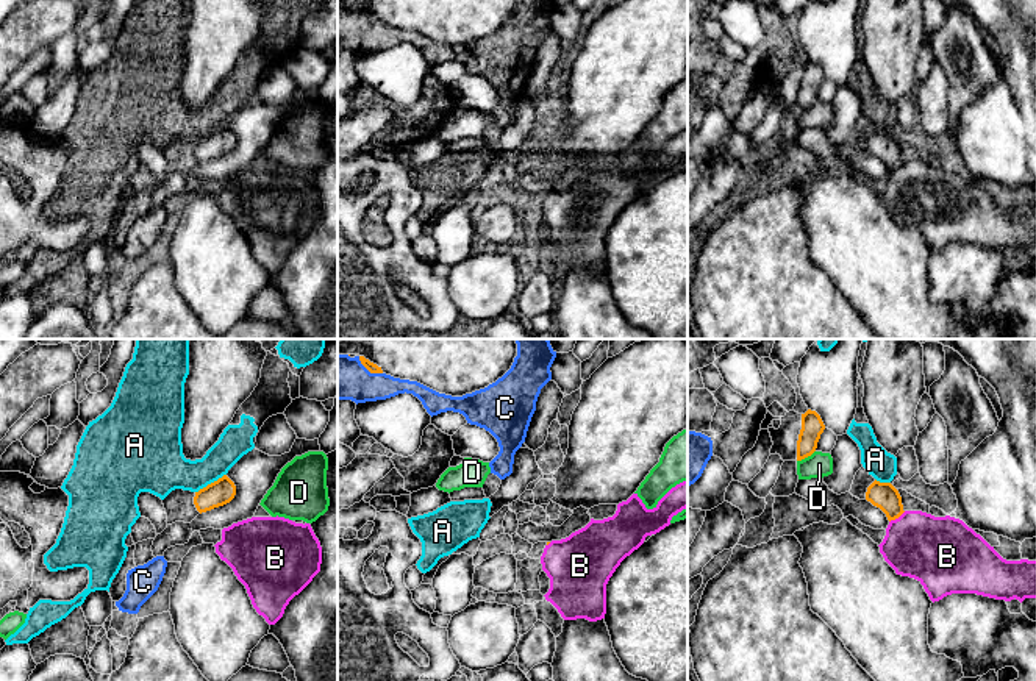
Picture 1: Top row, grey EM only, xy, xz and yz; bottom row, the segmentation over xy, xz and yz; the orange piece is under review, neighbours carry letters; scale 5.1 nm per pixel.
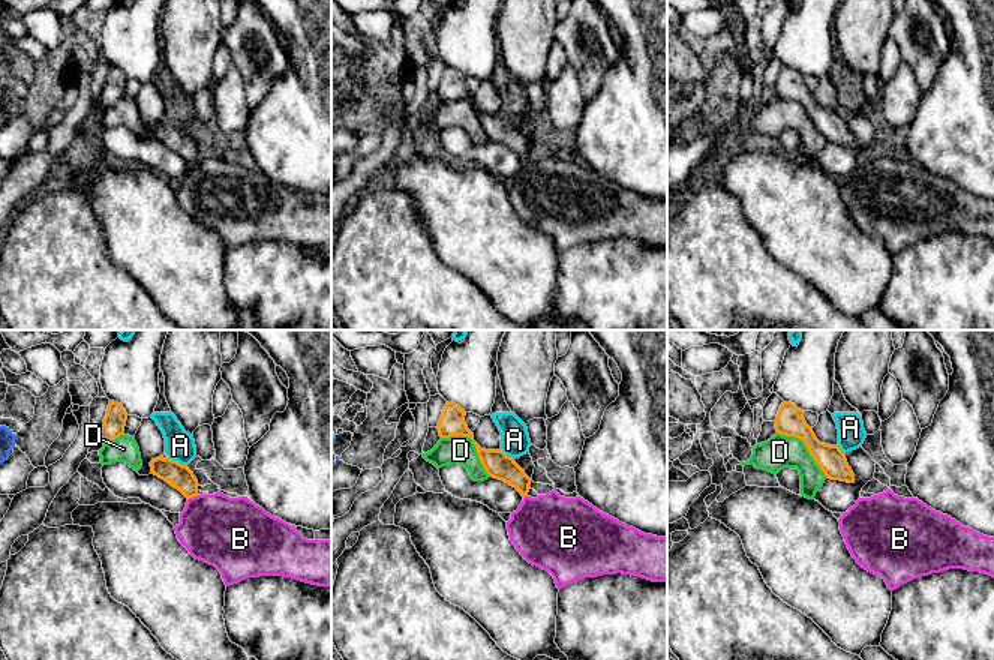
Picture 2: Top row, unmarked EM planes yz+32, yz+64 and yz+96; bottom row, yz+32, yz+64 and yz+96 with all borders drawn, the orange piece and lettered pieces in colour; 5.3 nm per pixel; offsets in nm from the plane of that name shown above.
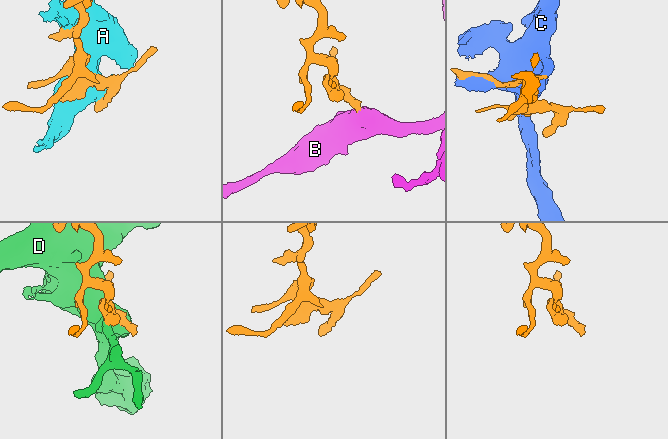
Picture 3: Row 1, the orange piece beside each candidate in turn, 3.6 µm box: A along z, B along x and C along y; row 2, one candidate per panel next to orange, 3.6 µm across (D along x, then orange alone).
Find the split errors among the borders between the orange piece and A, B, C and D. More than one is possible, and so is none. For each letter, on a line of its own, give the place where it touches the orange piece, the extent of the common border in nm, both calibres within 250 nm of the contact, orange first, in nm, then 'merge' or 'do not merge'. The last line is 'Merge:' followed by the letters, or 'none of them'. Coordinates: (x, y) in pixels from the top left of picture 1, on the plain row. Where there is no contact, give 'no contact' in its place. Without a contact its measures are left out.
A: xy (211, 133) | 190 nm | 130/220 nm | do not merge
B: yz (897, 167) | 110 nm | 140/360 nm | merge
C: xz (369, 21) | 160 nm | 50/240 nm | do not merge
D: yz (805, 106) | 110 nm | 110/130 nm | do not merge
Merge: B

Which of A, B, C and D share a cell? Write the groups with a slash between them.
A / B / C / D

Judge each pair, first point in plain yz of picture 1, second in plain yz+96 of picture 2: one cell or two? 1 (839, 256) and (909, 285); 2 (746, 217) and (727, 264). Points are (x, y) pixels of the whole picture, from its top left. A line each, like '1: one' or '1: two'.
1: two
2: one

